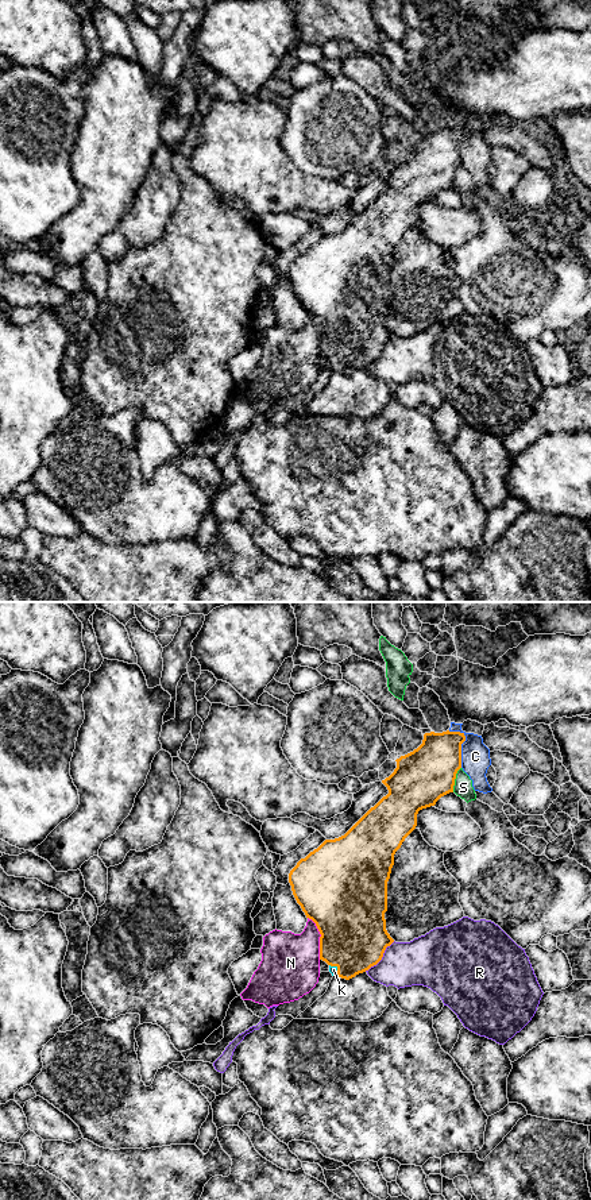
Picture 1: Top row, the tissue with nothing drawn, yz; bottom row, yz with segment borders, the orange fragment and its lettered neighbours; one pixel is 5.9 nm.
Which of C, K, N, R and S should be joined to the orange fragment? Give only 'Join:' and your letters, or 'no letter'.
Join: K

